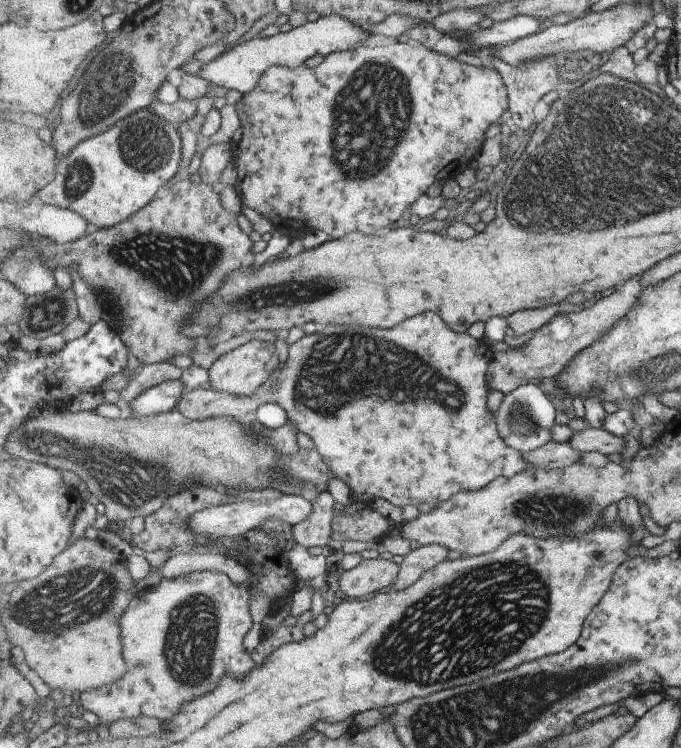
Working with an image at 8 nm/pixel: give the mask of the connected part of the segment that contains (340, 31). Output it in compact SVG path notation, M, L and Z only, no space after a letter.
M341 14L319 16L318 19L307 21L300 27L293 27L286 33L280 32L275 36L266 38L255 36L244 43L237 44L221 53L208 65L203 66L198 75L210 83L213 82L217 86L226 88L226 90L237 90L244 95L255 88L261 75L264 76L265 70L272 66L296 69L315 55L326 57L331 53L349 50L351 46L357 46L361 42L368 46L367 38L371 38L367 29L357 26L353 20L349 20Z

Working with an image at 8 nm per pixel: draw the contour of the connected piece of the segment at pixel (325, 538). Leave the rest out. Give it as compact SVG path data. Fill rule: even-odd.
M328 491L313 500L314 509L303 522L293 524L295 542L304 548L327 546L332 533L332 520L336 515L331 509L333 496Z

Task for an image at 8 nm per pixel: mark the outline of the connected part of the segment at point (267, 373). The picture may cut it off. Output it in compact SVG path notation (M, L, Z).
M251 339L240 347L221 355L207 372L211 387L243 397L255 394L270 380L274 370L280 365L277 350L275 343Z

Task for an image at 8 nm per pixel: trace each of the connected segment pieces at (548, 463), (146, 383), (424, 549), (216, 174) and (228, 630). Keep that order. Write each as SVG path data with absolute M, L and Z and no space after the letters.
M549 441L545 446L536 448L535 450L524 452L522 457L532 465L533 470L545 469L564 469L566 466L579 463L580 458L584 457L582 453L575 450L570 442L558 443Z
M168 361L144 365L121 391L121 398L131 404L146 390L167 381L177 380L181 378L181 374L183 374L183 369Z
M423 545L410 551L400 565L394 588L403 590L415 584L426 572L447 560L449 549L445 545Z
M230 143L213 144L201 157L198 174L205 184L217 184L225 168L233 163L233 148Z
M193 571L186 575L163 577L156 585L141 589L132 598L127 614L121 618L126 673L117 682L90 692L83 691L79 699L82 709L93 712L99 723L105 722L107 728L115 721L135 720L139 716L169 720L185 700L195 700L215 690L227 672L233 672L237 678L245 676L245 672L255 668L253 658L243 647L245 636L253 628L253 620L249 616L251 595L249 585L235 584L220 571Z

